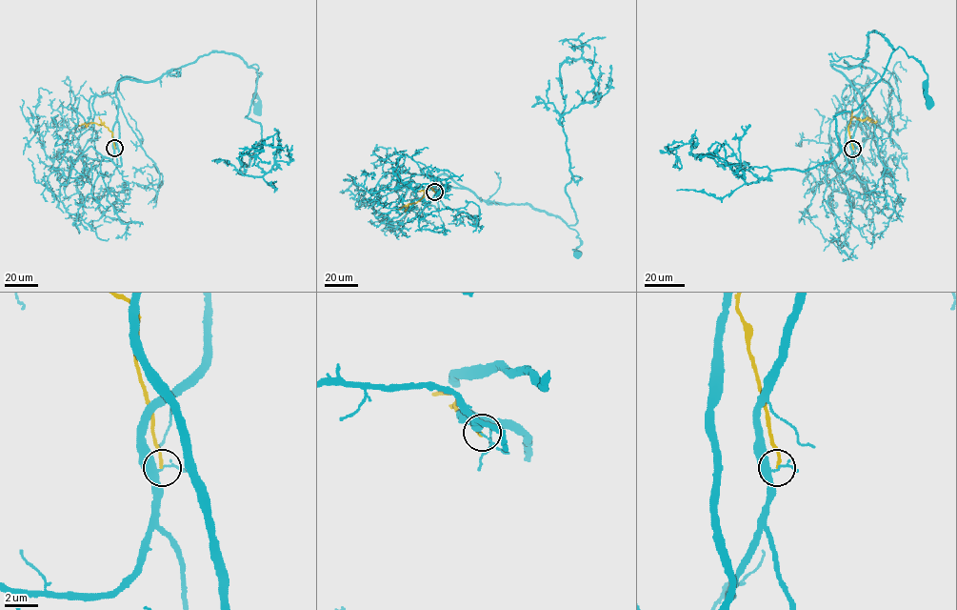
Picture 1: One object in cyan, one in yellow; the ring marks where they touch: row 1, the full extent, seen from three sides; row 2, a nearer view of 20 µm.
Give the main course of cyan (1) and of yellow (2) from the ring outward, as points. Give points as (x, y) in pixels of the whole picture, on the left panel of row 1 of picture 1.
1: (114, 149), (116, 84), (156, 80), (210, 52), (257, 65), (257, 110)
2: (115, 149), (112, 132), (104, 122), (78, 125)

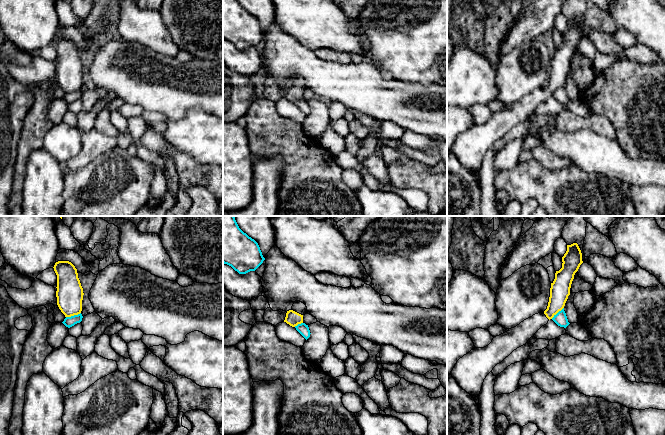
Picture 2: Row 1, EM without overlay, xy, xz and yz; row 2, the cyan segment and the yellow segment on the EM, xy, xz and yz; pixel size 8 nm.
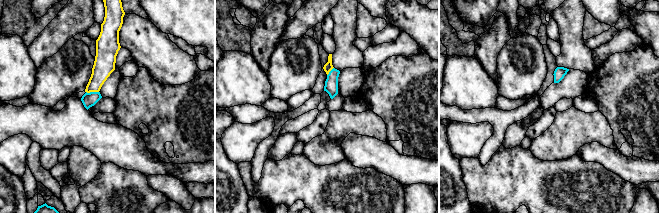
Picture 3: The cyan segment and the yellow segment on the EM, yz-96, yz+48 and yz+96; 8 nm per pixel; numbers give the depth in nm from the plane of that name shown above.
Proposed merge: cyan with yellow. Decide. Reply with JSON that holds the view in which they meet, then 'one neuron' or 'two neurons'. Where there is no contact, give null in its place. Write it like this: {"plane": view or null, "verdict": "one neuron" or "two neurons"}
{"plane": "xy", "verdict": "two neurons"}

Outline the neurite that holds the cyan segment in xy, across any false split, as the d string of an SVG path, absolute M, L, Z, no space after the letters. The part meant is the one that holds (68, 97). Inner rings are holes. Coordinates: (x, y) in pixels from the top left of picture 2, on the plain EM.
M80 89L78 91L74 91L74 92L71 92L71 93L66 93L62 99L66 103L70 104L70 103L74 102L75 100L80 99L82 97L82 94L83 94L83 92Z

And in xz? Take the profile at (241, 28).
M223 0L223 39L239 50L255 47L265 36L258 19L244 9L238 0Z

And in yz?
M564 84L559 87L556 91L554 91L554 93L552 94L552 96L560 103L564 103L566 104L570 99L568 98L566 89L564 87Z

